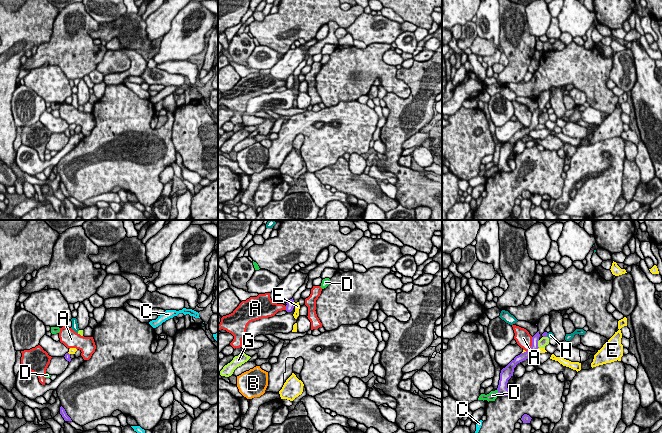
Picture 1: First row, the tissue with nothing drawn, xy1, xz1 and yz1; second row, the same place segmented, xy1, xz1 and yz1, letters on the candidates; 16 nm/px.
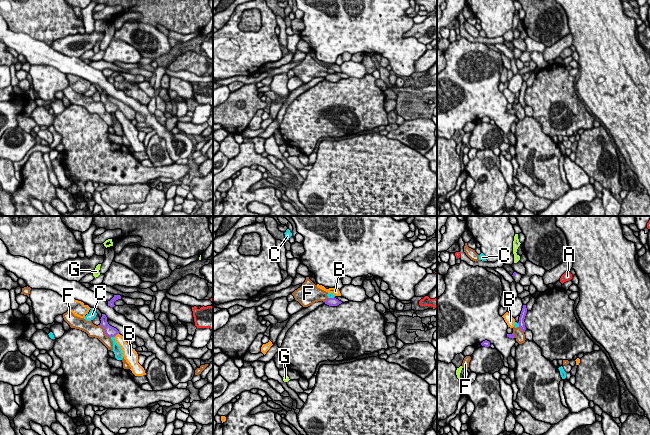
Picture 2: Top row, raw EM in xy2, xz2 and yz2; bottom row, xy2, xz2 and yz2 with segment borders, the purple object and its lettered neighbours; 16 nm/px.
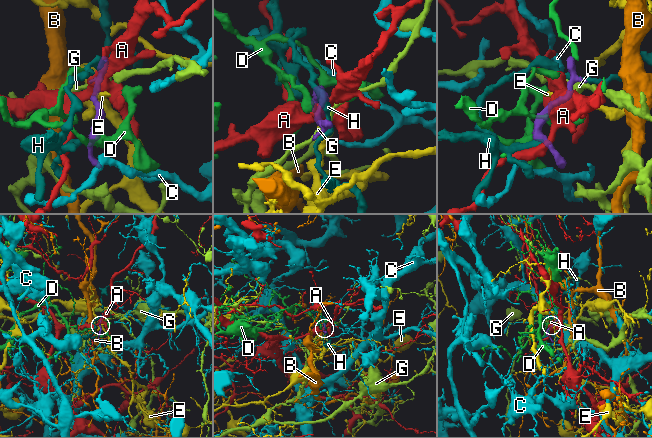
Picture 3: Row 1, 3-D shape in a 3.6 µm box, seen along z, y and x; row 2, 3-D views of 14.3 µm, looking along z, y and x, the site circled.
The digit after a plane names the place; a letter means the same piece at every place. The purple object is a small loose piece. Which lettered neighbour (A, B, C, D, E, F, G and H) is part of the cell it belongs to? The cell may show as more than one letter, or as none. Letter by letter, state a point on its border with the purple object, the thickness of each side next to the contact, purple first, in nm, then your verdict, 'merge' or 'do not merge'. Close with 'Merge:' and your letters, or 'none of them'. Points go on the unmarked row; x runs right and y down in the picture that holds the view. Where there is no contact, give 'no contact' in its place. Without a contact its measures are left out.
A: contact yz1 (532, 121); calibres 130 and 240 nm; do not merge
B: contact xy2 (116, 110); calibres 170 and 140 nm; do not merge
C: contact xy2 (112, 112); calibres 170 and 130 nm; do not merge
D: contact yz1 (498, 168); calibres 160 and 140 nm; do not merge
E: contact xz1 (293, 80); calibres 130 and 90 nm; do not merge
F: contact xy2 (104, 106); calibres 170 and 200 nm; do not merge
G: contact yz1 (537, 120); calibres 120 and 140 nm; do not merge
H: contact yz1 (546, 111); calibres 70 and 100 nm; do not merge
Merge: none of them

